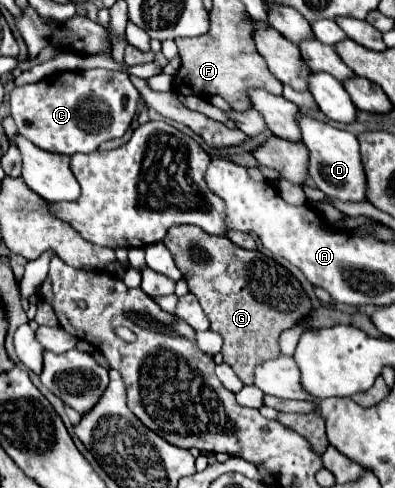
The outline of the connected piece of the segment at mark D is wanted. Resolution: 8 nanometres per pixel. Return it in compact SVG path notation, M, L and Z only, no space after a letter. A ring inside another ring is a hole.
M299 114L299 126L303 134L303 144L309 150L309 176L313 178L315 186L323 190L329 198L341 202L367 200L367 176L363 174L357 138L347 130L339 130L331 124L319 122L305 114Z

